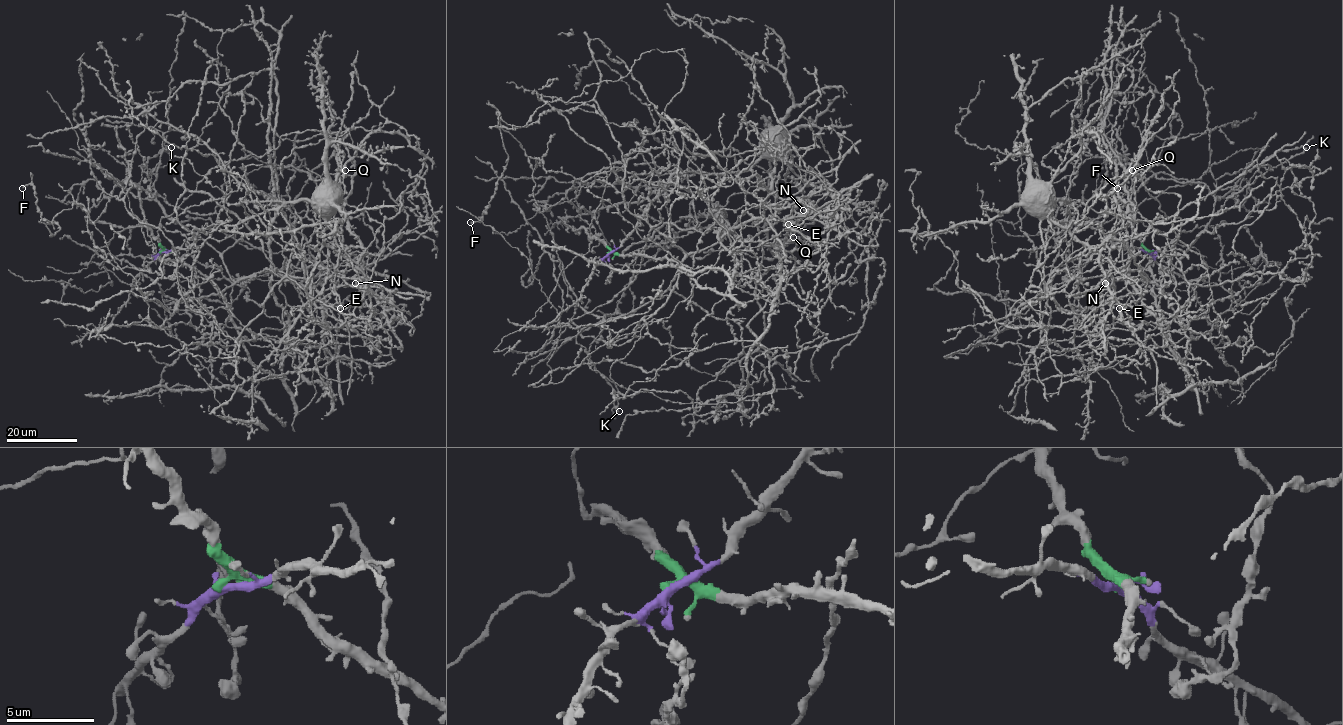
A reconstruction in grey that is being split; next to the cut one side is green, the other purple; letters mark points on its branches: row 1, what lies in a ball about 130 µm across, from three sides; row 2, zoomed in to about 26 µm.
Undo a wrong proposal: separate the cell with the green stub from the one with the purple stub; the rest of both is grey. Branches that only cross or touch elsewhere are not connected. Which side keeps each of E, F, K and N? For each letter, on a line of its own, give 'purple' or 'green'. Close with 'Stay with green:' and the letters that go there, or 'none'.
E: green
F: green
K: green
N: green
Stay with green: E, F, K, N

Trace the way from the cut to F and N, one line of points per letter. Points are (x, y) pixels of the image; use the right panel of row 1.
F: (1148, 252), (1189, 377), (1128, 274), (1168, 273), (1207, 186), (999, 221), (1093, 220), (1118, 188)
N: (1148, 252), (1155, 304), (1189, 377), (1159, 320), (1130, 282), (1129, 272), (1114, 280), (1114, 291), (1104, 283)

